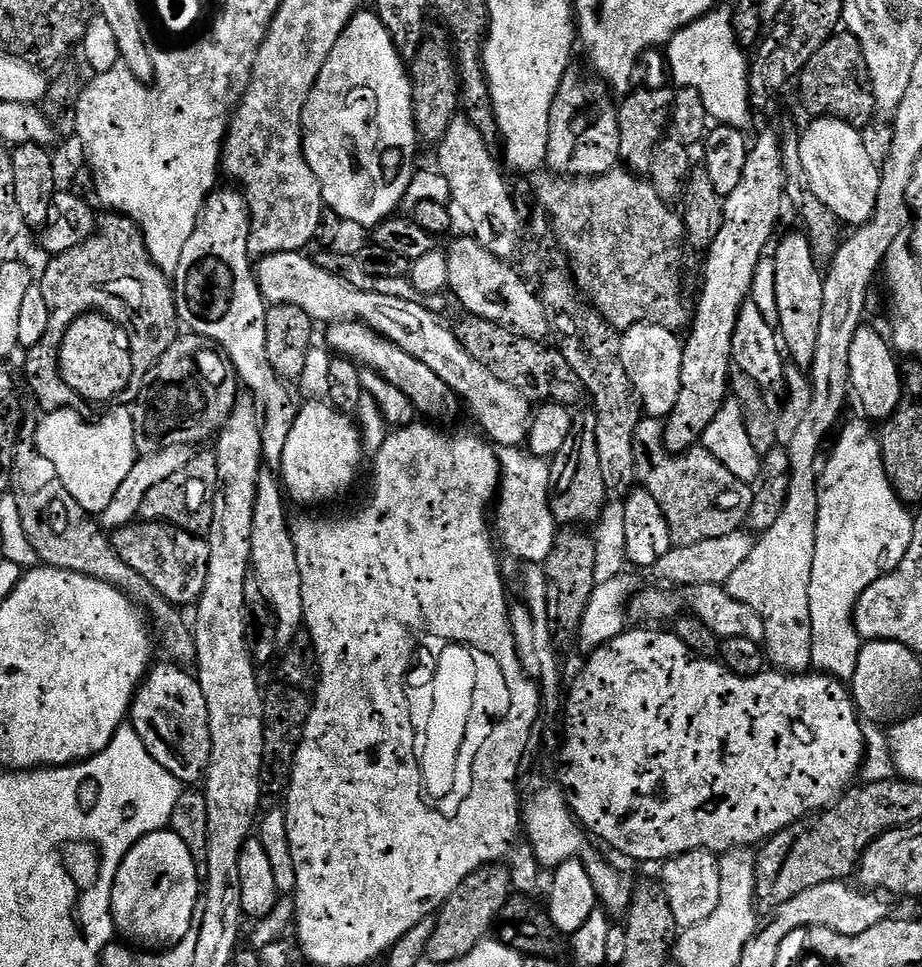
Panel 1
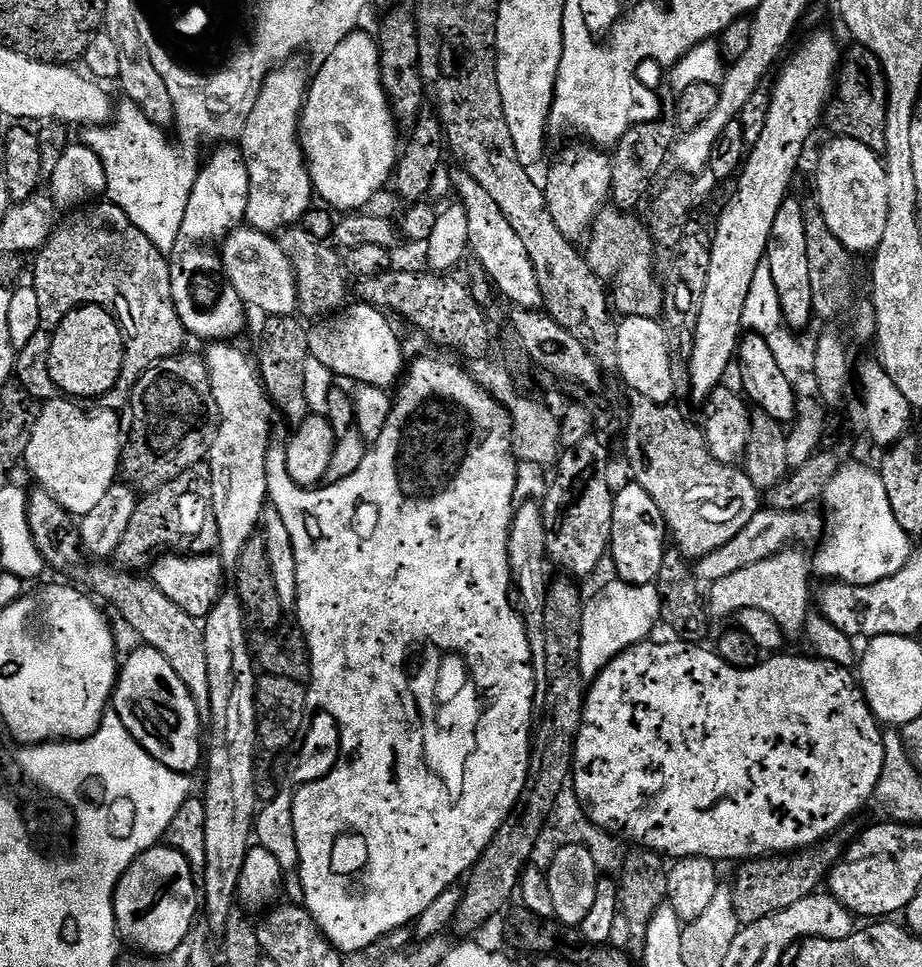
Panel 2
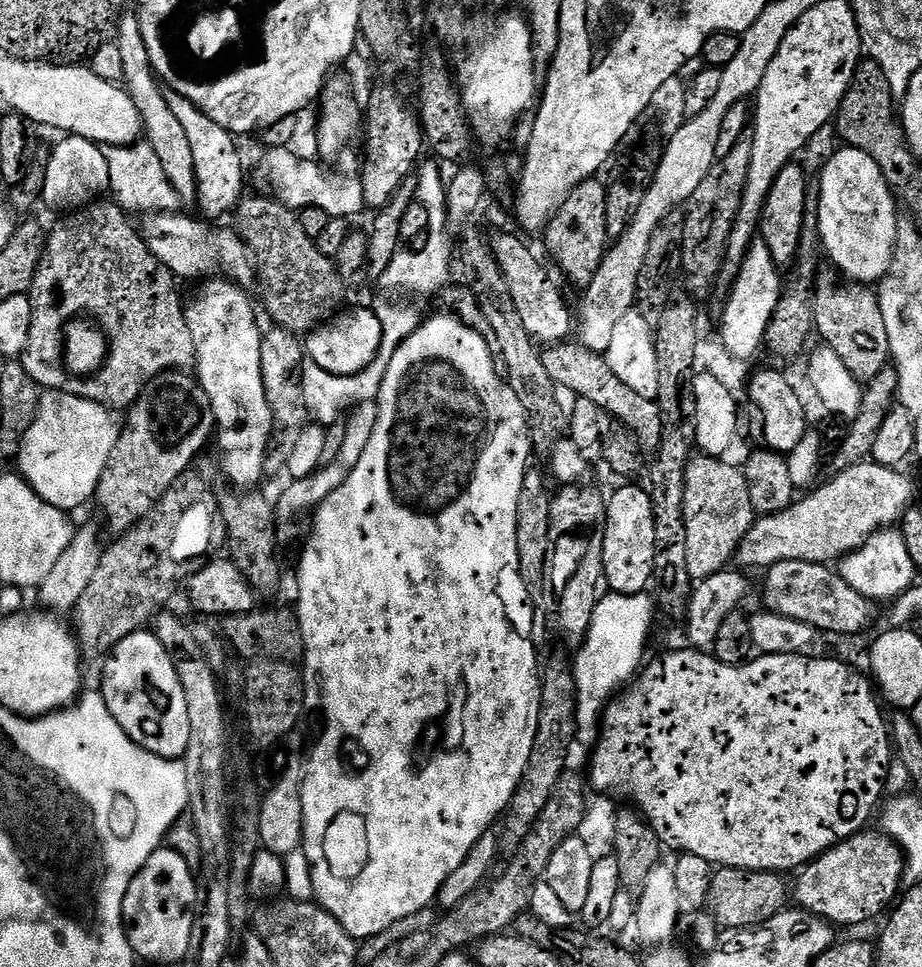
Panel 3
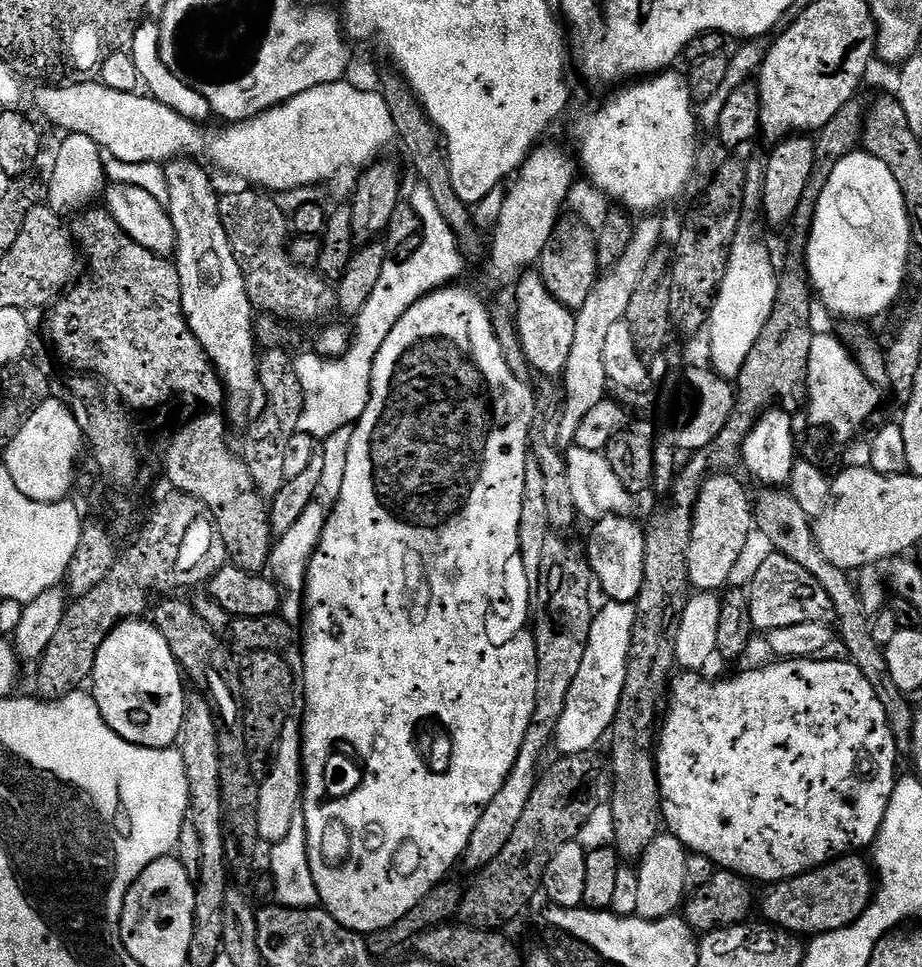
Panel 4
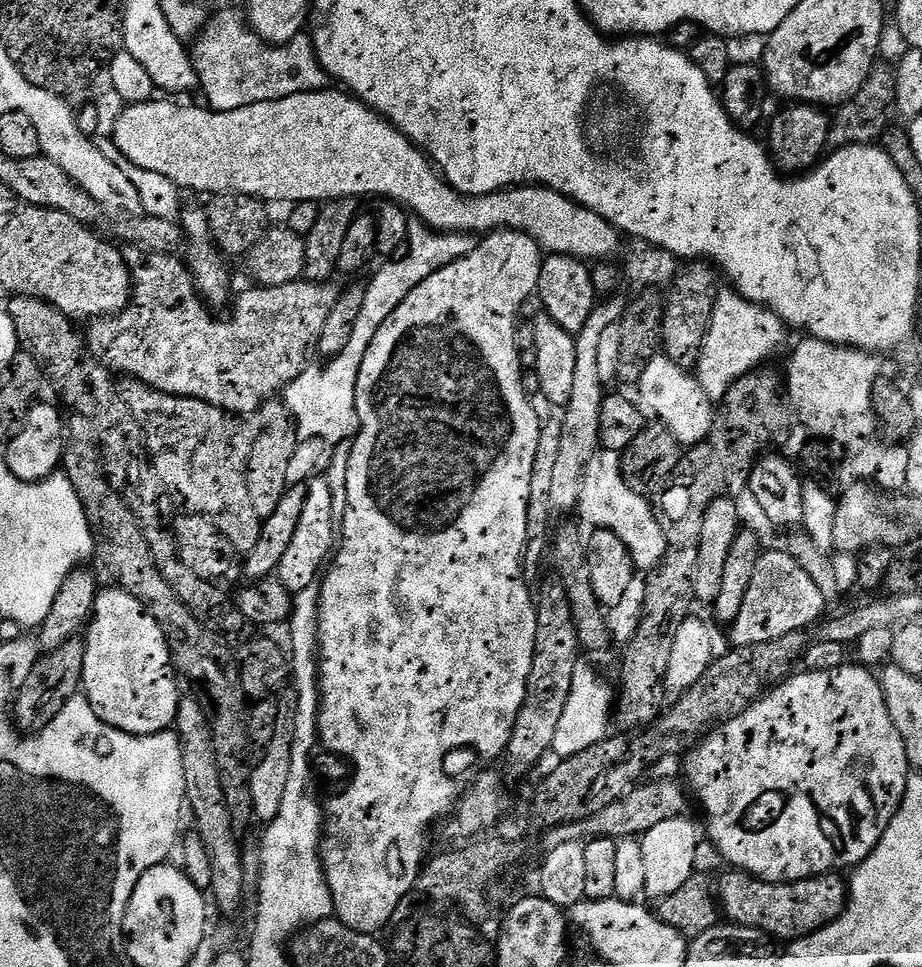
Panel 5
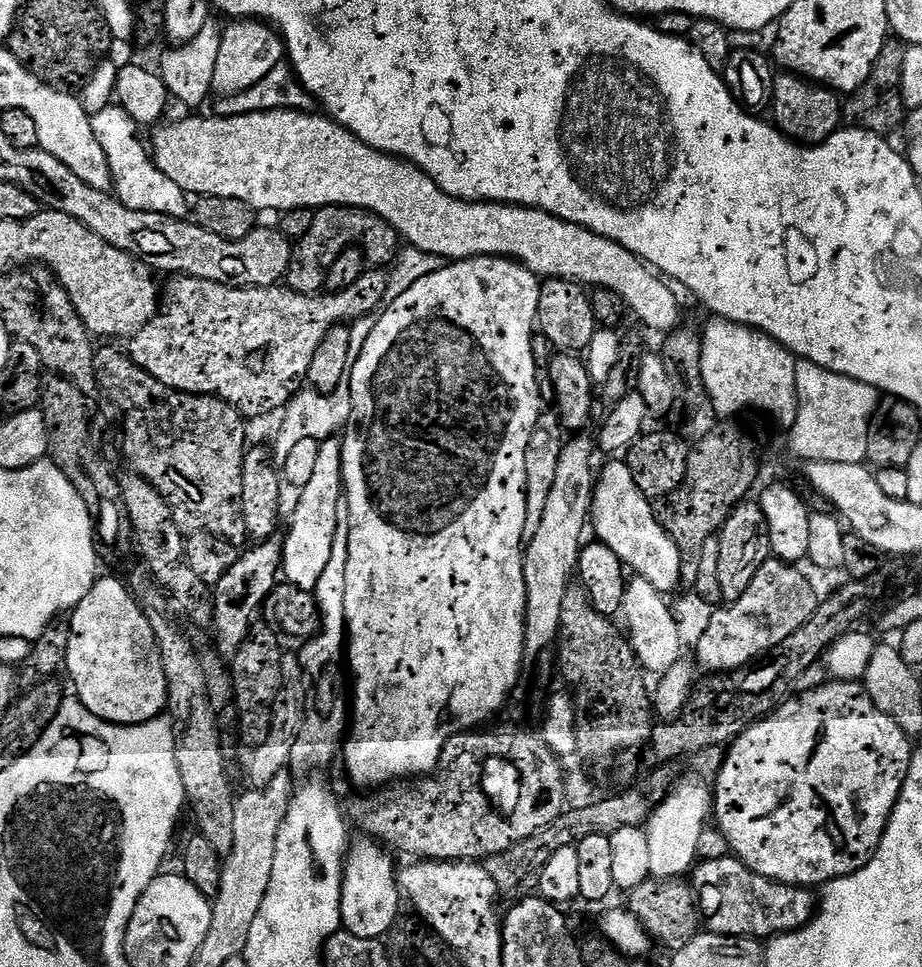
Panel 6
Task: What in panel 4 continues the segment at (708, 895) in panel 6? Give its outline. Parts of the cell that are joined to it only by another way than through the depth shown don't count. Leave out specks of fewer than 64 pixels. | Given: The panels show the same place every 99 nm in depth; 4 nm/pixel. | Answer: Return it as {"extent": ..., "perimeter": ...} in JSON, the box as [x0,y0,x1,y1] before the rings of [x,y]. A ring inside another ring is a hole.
{"extent":[764,854,874,938],"perimeter":[[[860,854],[837,856],[819,868],[811,868],[801,876],[781,880],[767,889],[764,916],[767,923],[801,938],[815,938],[823,932],[850,926],[867,910],[874,895],[874,872]]]}

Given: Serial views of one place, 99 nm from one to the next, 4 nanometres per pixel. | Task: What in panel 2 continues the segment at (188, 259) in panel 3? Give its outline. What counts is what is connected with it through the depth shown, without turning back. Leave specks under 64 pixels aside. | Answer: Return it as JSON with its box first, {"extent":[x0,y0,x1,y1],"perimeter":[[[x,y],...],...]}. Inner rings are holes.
{"extent":[222,226,300,317],"perimeter":[[[241,226],[235,232],[228,233],[222,247],[223,273],[249,309],[257,308],[264,312],[265,317],[291,316],[297,311],[300,299],[292,263],[290,258],[286,258],[279,242],[269,233]]]}

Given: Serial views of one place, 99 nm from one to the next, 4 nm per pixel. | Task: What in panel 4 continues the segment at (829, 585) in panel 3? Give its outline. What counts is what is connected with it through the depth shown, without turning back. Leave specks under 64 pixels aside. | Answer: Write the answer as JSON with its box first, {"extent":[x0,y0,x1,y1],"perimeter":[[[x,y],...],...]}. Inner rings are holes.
{"extent":[747,555,834,634],"perimeter":[[[771,555],[763,557],[757,577],[747,589],[753,629],[767,634],[782,626],[798,626],[802,622],[828,624],[834,616],[832,602],[816,577],[798,566],[798,562],[790,562],[790,558]]]}

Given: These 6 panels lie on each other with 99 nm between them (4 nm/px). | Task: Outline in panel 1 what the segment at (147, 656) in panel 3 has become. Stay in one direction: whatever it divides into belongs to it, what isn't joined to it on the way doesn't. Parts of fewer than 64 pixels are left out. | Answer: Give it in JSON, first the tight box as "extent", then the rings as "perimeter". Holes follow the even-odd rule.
{"extent":[130,663,212,786],"perimeter":[[[157,663],[137,688],[136,697],[132,699],[130,723],[134,730],[138,730],[142,746],[146,746],[158,766],[174,774],[181,785],[196,786],[208,771],[212,745],[206,698],[202,698],[202,686],[191,671],[175,663],[167,663]]]}

